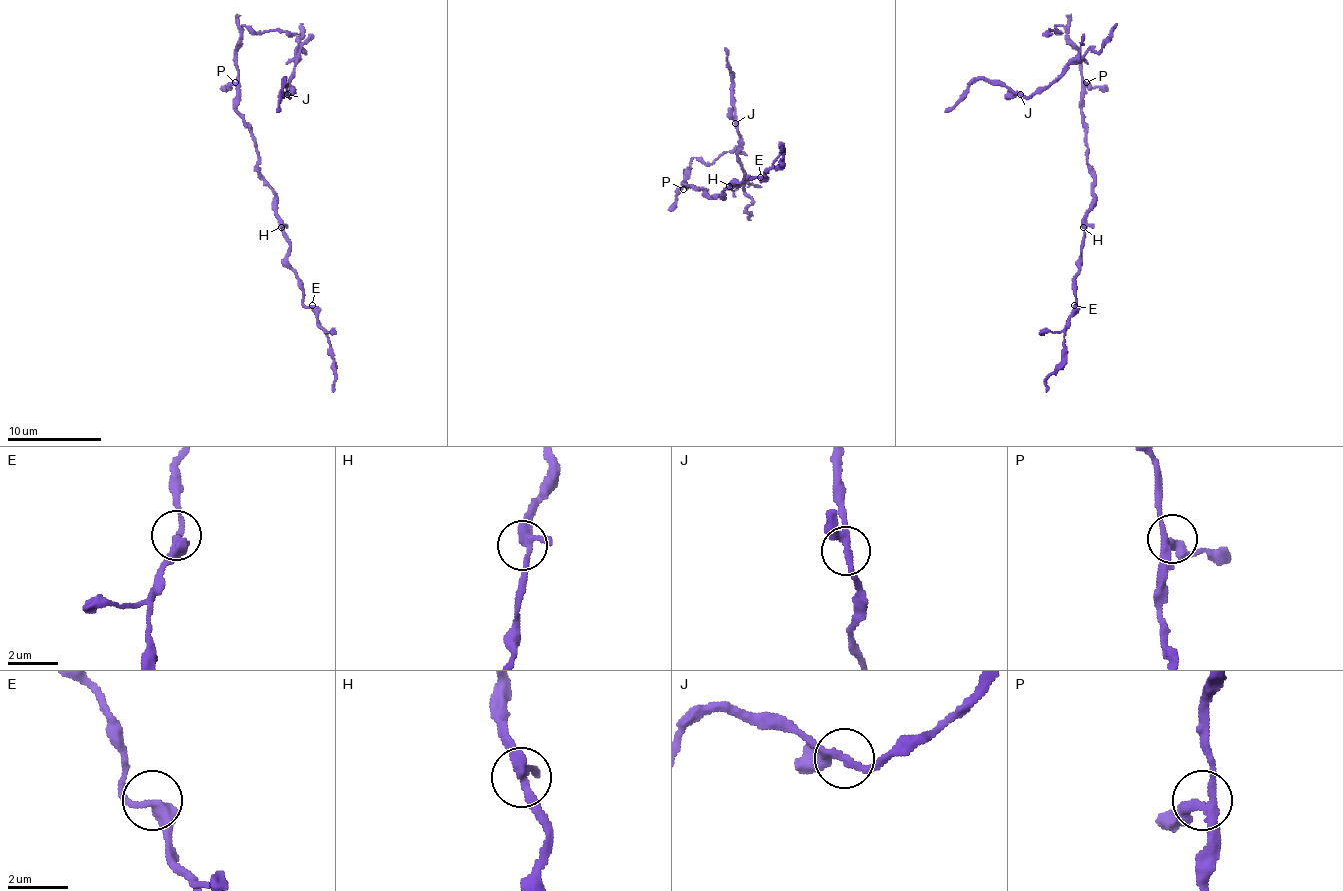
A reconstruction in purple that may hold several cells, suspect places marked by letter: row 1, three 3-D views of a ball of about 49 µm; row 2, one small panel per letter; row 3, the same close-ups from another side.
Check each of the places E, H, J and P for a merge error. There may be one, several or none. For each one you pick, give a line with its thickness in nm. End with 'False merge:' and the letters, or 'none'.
False merge: none

